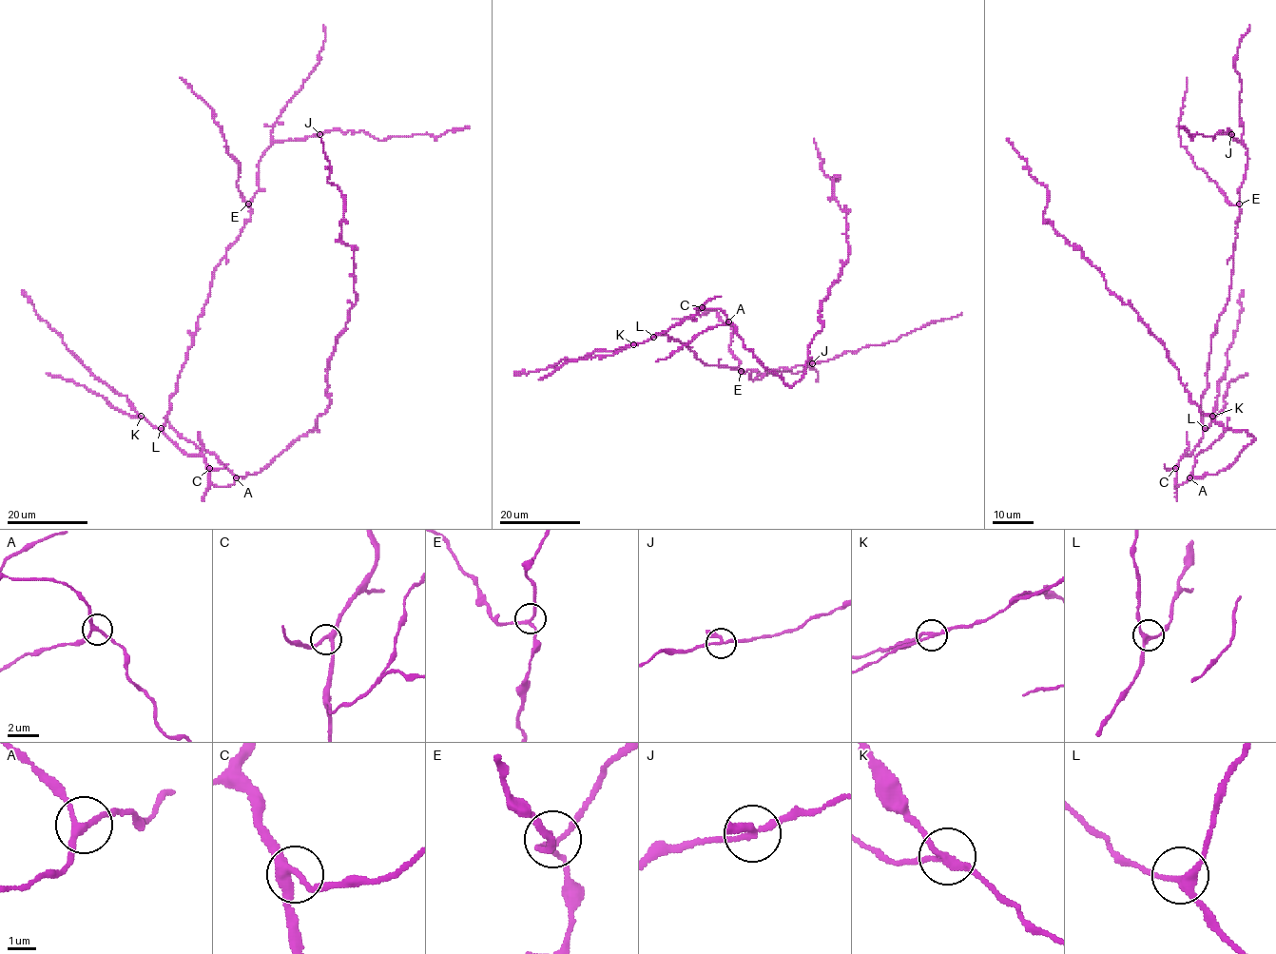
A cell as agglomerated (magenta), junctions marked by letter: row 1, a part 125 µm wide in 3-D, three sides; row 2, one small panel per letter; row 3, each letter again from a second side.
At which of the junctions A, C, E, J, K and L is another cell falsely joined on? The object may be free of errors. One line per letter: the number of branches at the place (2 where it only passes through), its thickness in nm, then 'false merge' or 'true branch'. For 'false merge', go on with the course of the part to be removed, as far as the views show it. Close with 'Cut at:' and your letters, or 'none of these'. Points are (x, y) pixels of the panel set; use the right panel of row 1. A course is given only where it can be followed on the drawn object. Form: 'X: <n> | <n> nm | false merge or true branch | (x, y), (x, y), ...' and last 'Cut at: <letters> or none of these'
A: 3 | 190 nm | true branch
C: 3 | 240 nm | true branch
E: 3 | 180 nm | true branch
J: 3 | 200 nm | true branch
K: 3 | 200 nm | false merge | (1212, 416), (1219, 382), (1227, 365), (1227, 351), (1230, 347), (1242, 310), (1240, 298), (1244, 291)
L: 3 | 220 nm | true branch
Cut at: K

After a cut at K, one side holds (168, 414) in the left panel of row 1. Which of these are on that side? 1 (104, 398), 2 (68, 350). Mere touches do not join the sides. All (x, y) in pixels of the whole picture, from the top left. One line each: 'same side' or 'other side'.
1: same side
2: other side

